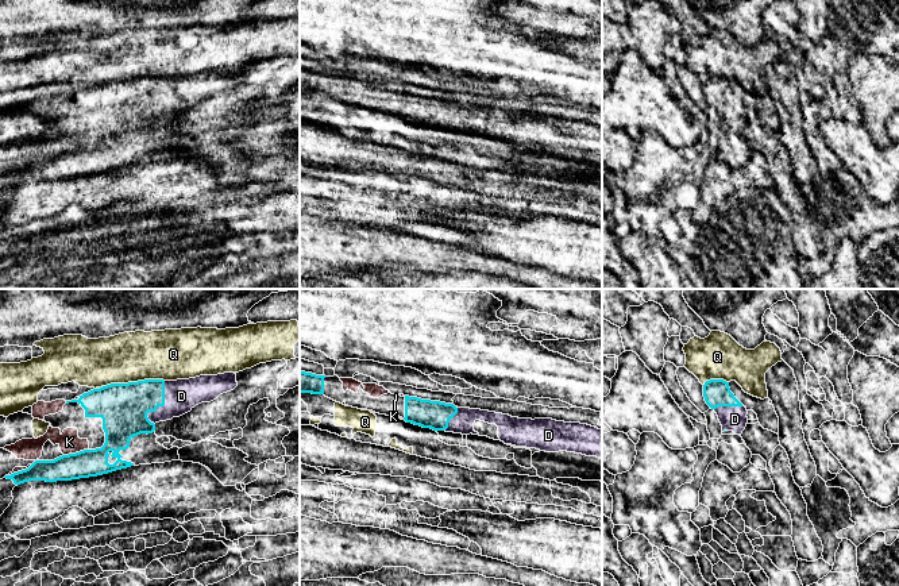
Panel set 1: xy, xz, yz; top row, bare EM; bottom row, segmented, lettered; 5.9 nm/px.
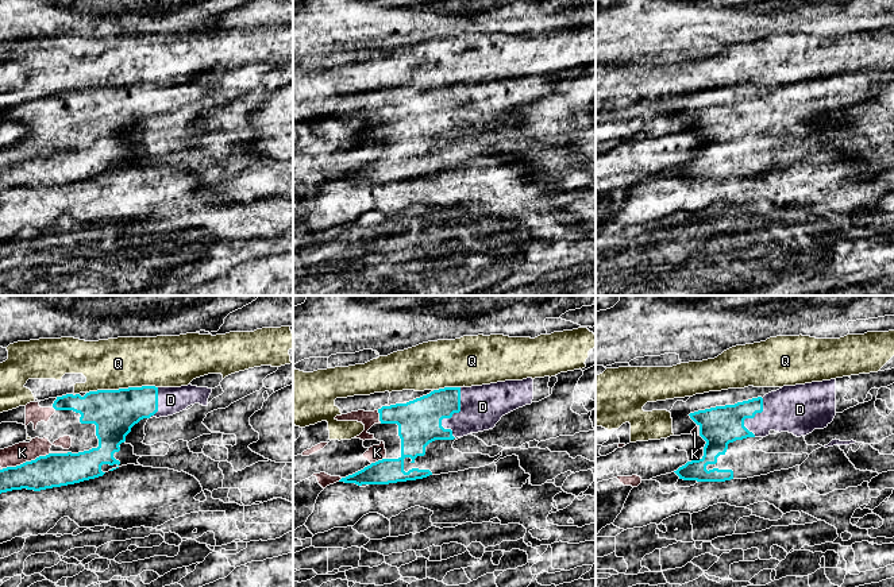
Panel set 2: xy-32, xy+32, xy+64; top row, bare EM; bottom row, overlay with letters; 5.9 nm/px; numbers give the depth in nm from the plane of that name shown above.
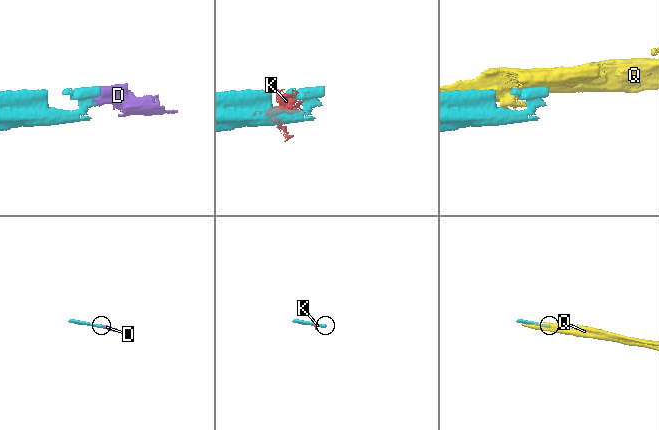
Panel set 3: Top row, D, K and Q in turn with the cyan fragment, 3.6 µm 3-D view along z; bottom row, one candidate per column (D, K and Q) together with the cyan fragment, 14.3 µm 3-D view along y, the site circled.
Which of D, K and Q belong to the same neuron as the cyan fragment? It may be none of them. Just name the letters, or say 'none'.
D, K

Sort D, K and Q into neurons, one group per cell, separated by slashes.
D K / Q

